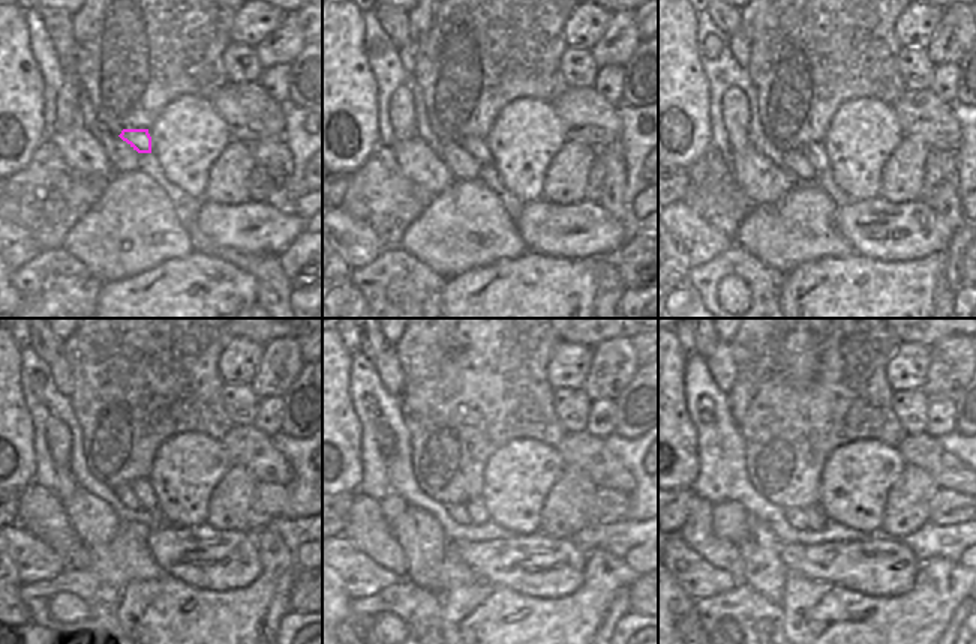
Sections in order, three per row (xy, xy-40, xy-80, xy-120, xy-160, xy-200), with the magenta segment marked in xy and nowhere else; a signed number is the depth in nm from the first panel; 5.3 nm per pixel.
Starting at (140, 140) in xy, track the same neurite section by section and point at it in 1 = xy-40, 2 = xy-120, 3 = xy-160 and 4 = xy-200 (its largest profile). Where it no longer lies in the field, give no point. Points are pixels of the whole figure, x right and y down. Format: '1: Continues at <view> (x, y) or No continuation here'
1: Continues at xy-40 (477, 147)
2: Continues at xy-120 (141, 488)
3: Continues at xy-160 (479, 514)
4: Continues at xy-200 (817, 520).

